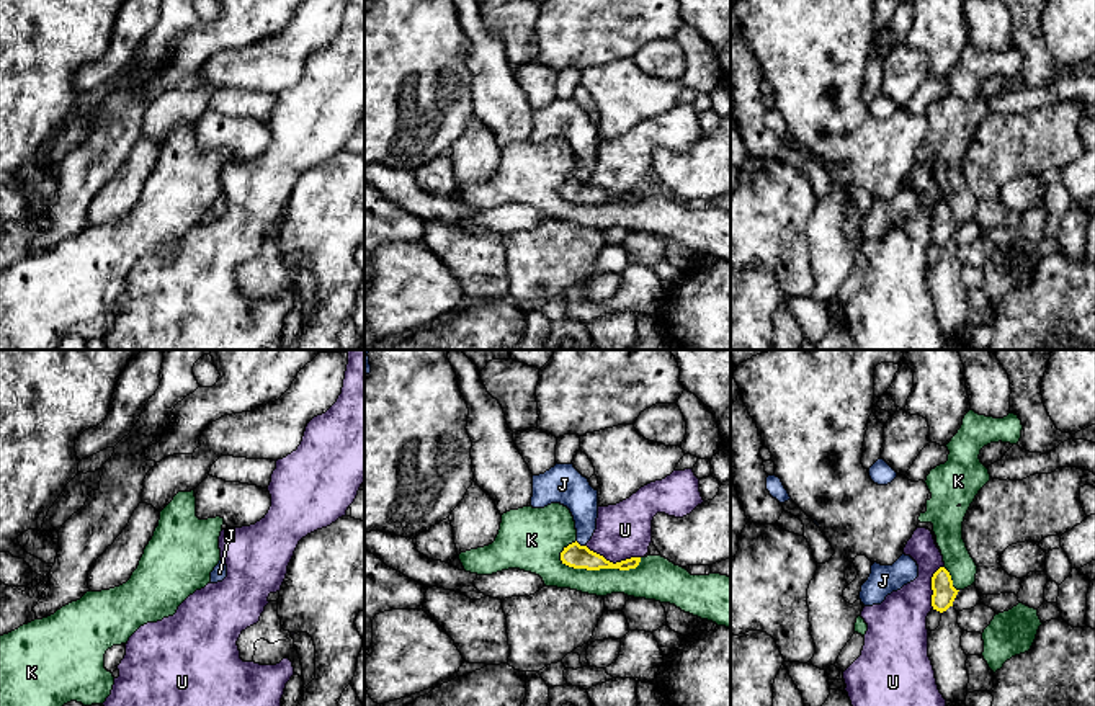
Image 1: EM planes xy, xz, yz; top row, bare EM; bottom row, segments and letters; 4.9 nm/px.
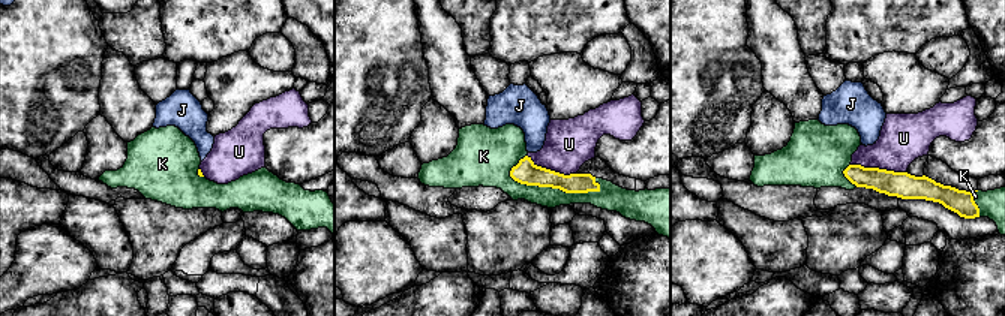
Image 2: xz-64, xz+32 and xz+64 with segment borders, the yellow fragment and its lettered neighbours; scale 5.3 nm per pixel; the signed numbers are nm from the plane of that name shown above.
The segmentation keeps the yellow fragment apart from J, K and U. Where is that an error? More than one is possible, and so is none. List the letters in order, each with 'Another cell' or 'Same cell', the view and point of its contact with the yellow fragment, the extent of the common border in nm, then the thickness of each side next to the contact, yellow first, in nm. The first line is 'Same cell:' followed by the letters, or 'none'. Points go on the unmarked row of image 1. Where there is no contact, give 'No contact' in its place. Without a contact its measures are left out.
Same cell: J
J: Same cell. Touches yellow at xz (579, 178). Shared border 60 nm. Thickness 120 nm (yellow) against 160 nm
K: Another cell. Touches yellow at xz (600, 201). Shared border 400 nm. Thickness 120 nm (yellow) against 180 nm
U: Another cell. Touches yellow at xz (612, 196). Shared border 280 nm. Thickness 120 nm (yellow) against 280 nm

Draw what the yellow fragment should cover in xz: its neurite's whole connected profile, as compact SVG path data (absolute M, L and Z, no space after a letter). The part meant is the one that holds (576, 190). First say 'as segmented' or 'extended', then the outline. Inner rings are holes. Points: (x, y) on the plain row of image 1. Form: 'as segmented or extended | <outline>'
extended | M557 98L544 108L533 109L533 142L544 142L551 137L567 141L574 150L577 175L561 186L562 198L574 203L636 203L641 191L631 191L621 196L610 196L603 190L590 185L587 176L597 163L598 124L583 111L574 98Z

